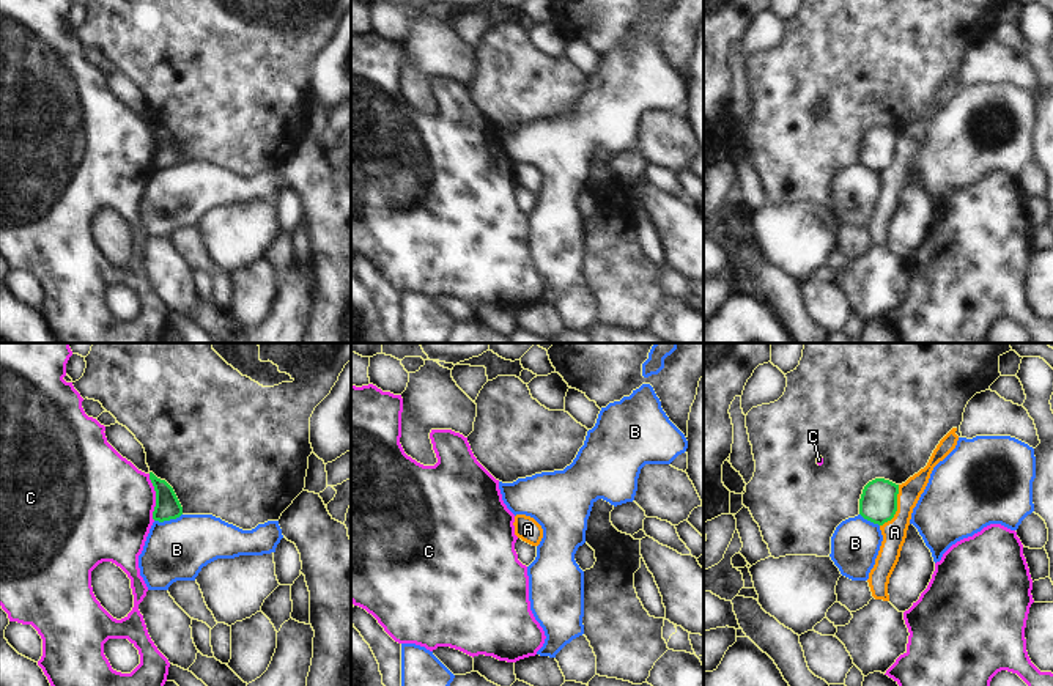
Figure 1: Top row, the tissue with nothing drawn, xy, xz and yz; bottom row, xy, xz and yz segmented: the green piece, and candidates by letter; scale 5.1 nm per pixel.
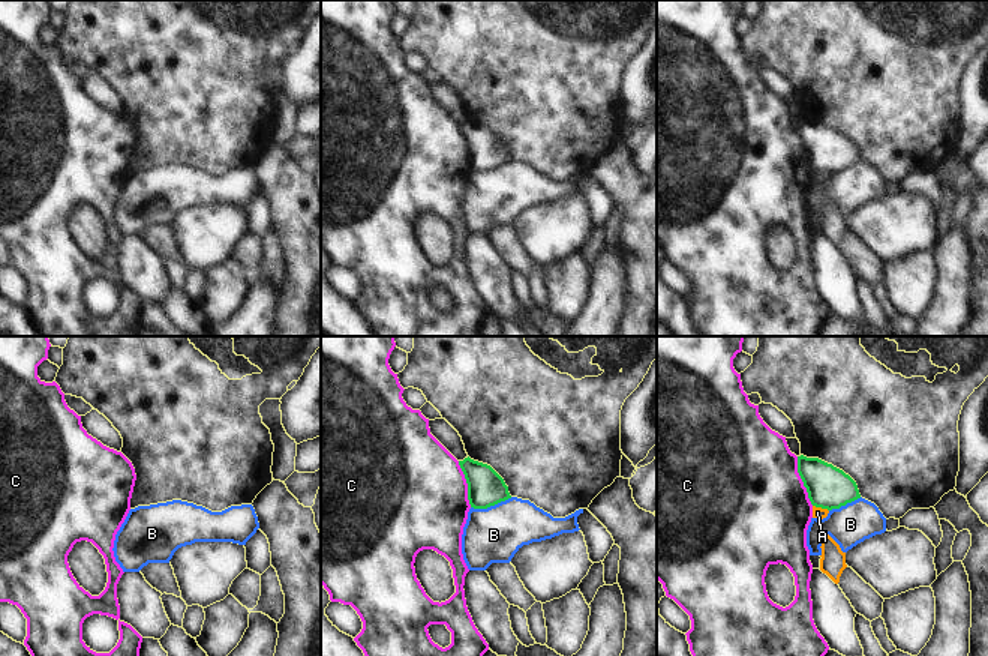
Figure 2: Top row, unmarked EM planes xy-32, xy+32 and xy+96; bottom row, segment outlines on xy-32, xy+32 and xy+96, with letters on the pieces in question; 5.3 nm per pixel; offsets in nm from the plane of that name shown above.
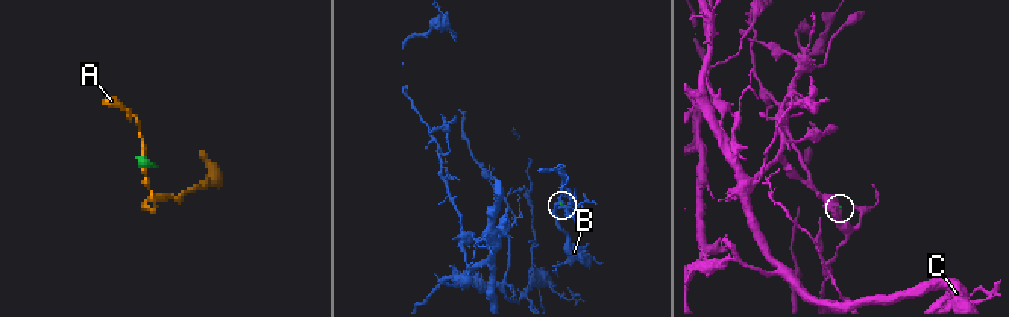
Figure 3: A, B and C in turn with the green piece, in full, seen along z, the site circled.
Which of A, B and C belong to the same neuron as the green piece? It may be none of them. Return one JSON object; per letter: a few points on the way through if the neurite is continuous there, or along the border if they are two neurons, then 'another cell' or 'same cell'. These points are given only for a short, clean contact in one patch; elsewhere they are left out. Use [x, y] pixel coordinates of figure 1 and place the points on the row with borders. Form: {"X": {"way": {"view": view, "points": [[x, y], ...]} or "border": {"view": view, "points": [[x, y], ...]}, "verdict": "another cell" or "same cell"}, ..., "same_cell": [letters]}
{"A": {"border": {"view": "yz", "points": [[899, 485], [897, 510], [880, 526]]}, "verdict": "another cell"}, "B": {"border": {"view": "xy", "points": [[181, 513], [172, 520], [155, 521]]}, "verdict": "another cell"}, "C": {"border": {"view": "xy", "points": [[148, 474], [155, 491], [155, 520]]}, "verdict": "another cell"}, "same_cell": []}

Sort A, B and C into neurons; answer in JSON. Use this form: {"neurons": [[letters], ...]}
{"neurons": [["A"], ["B"], ["C"]]}

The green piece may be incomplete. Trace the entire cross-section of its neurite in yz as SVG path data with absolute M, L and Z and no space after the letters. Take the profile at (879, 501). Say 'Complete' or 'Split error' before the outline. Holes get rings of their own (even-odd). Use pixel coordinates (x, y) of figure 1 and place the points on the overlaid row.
Complete. M875 478L869 481L859 499L859 514L878 526L891 521L897 511L899 485Z

